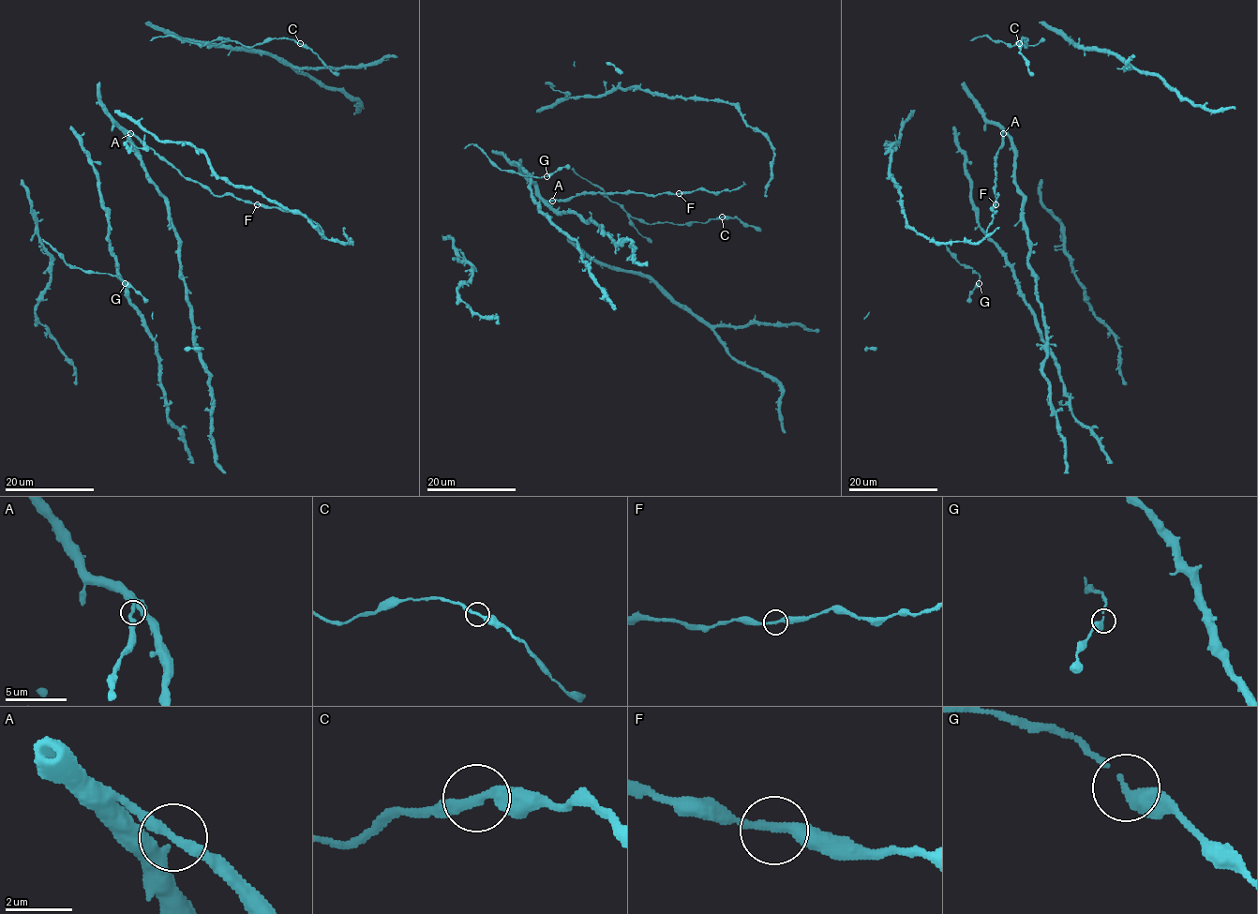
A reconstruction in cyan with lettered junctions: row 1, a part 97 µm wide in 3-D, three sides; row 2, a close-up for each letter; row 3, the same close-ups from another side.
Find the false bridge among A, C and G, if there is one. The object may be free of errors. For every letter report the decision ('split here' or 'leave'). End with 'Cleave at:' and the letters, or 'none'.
A: leave
C: leave
G: leave
Cleave at: none

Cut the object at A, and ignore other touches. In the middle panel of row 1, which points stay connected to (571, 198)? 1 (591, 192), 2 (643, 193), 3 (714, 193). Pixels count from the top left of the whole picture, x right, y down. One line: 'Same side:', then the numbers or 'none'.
Same side: 1, 2, 3

